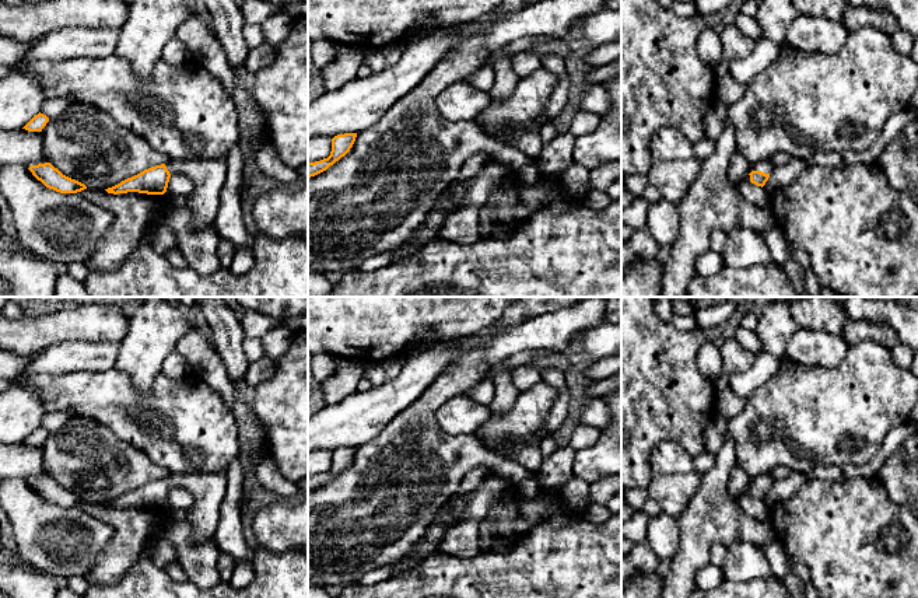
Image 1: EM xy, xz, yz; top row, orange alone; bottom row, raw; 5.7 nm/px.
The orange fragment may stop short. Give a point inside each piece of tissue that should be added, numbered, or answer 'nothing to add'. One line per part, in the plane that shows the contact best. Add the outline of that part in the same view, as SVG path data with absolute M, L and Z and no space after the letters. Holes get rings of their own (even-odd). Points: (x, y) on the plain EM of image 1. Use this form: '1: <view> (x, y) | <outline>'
1: yz (766, 481) | M765 473L765 475L754 479L751 485L761 485L764 487L771 487L772 483L774 483L774 479L771 478L771 475Z

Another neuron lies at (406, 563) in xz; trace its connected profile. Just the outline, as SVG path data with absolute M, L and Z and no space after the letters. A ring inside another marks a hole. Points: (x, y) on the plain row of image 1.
M421 538L400 560L393 563L393 566L396 567L396 576L406 574L418 566L418 563L413 560L413 555L424 542L425 539Z

